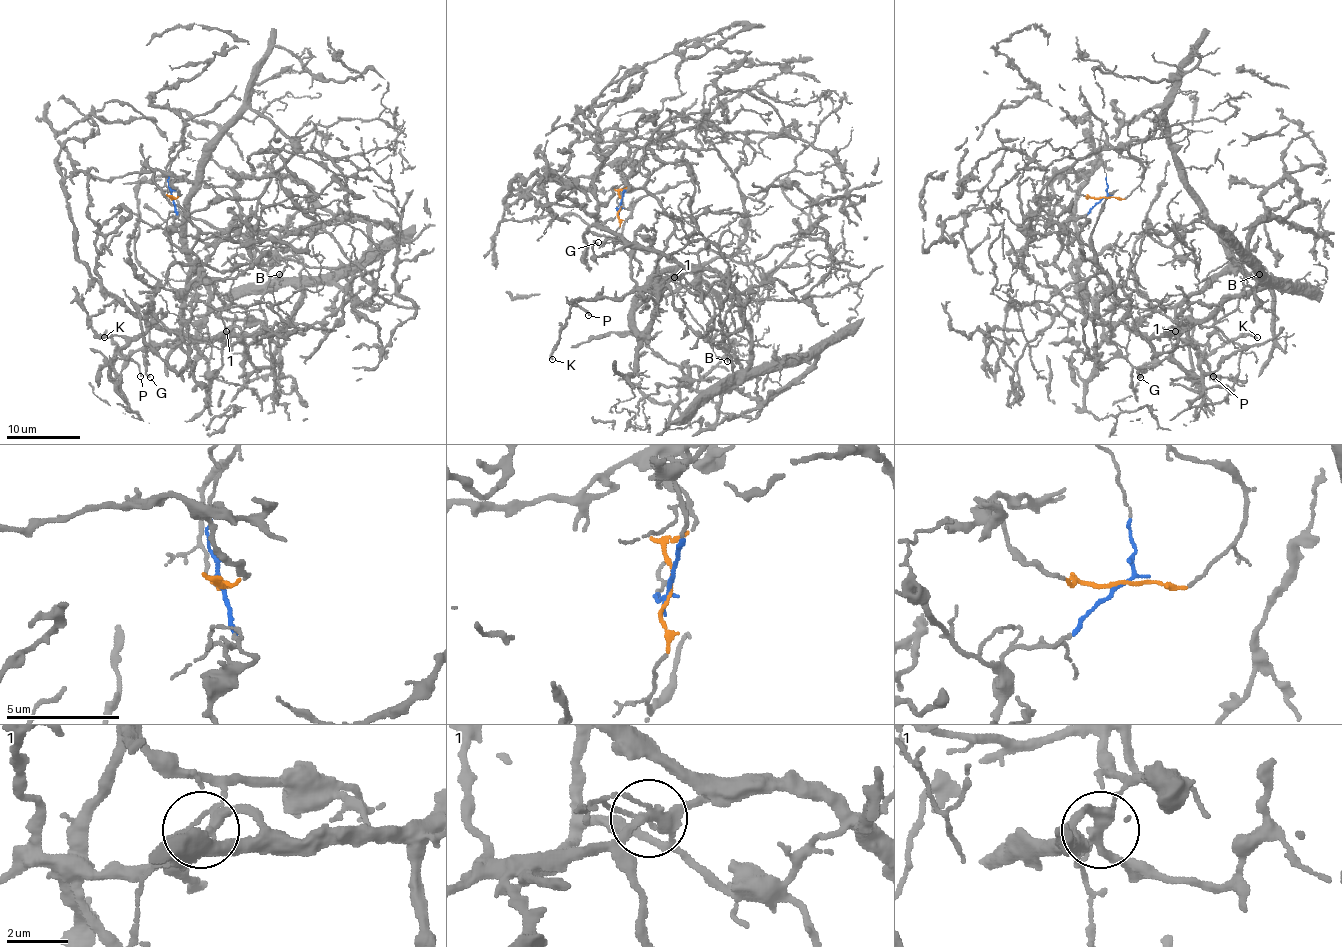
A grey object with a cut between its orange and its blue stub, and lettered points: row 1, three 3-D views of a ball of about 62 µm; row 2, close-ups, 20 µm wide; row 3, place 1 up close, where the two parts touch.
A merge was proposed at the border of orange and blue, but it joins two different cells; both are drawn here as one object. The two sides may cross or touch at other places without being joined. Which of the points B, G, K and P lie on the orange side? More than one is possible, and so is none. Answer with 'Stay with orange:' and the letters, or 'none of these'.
Stay with orange: G, K, P

